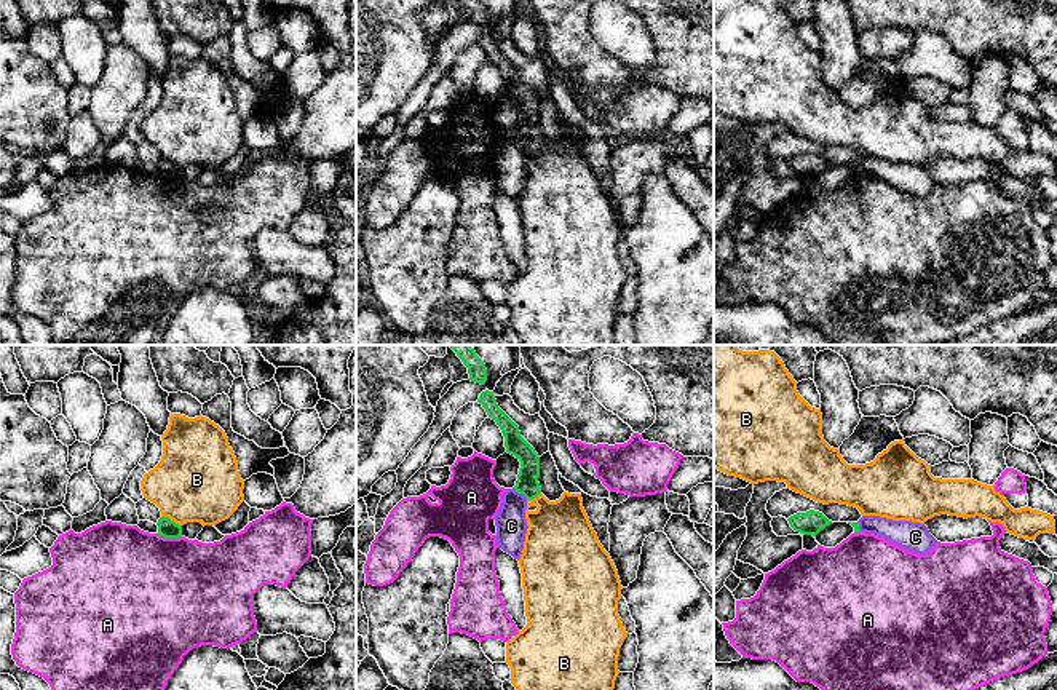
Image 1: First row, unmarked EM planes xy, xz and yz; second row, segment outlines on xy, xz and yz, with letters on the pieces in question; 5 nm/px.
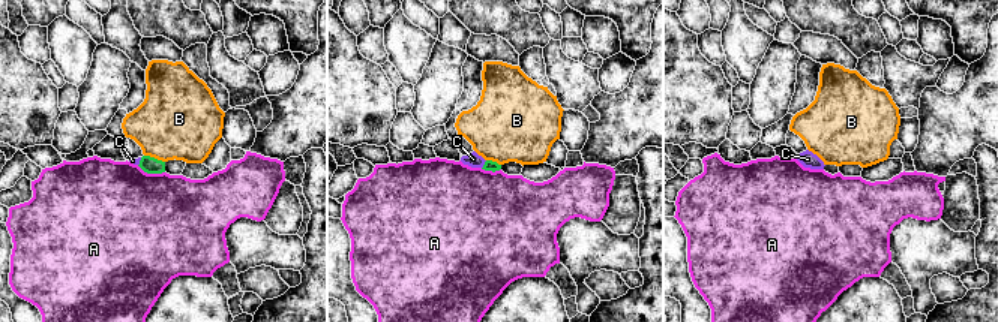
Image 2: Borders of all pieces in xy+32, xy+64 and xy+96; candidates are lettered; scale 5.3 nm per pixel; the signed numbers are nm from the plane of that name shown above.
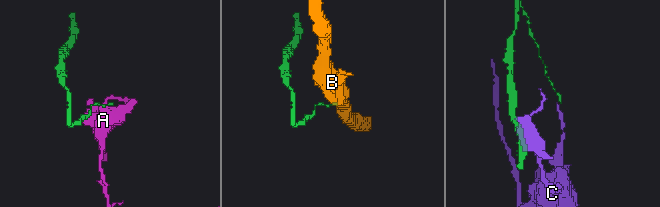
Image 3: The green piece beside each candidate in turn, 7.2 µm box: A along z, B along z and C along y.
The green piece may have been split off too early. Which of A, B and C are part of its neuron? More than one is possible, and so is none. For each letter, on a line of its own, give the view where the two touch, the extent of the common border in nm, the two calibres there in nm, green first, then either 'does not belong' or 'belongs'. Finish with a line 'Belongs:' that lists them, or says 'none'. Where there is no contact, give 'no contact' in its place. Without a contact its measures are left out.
A: contact in xy; length 130 nm; calibres 90 and 500 nm; does not belong
B: contact in xy; length 120 nm; calibres 90 and 420 nm; does not belong
C: contact in xz; length 100 nm; calibres 120 and 160 nm; does not belong
Belongs: none

